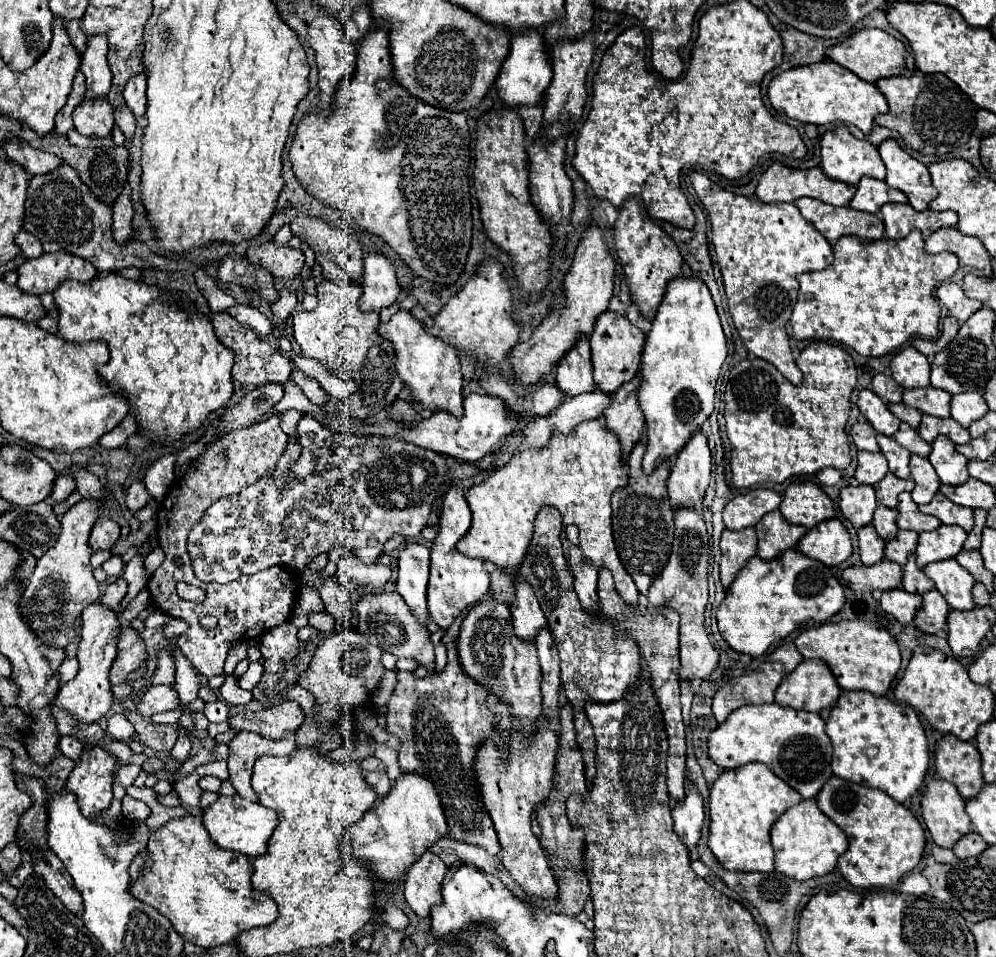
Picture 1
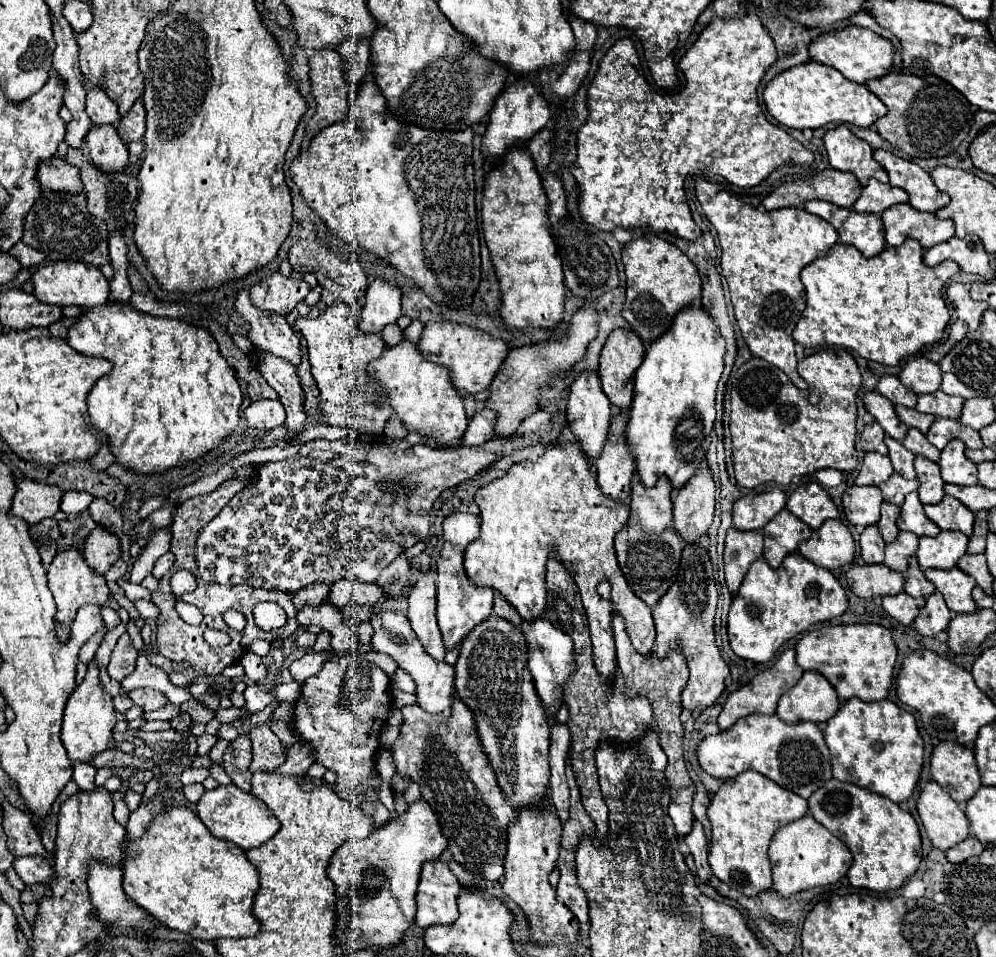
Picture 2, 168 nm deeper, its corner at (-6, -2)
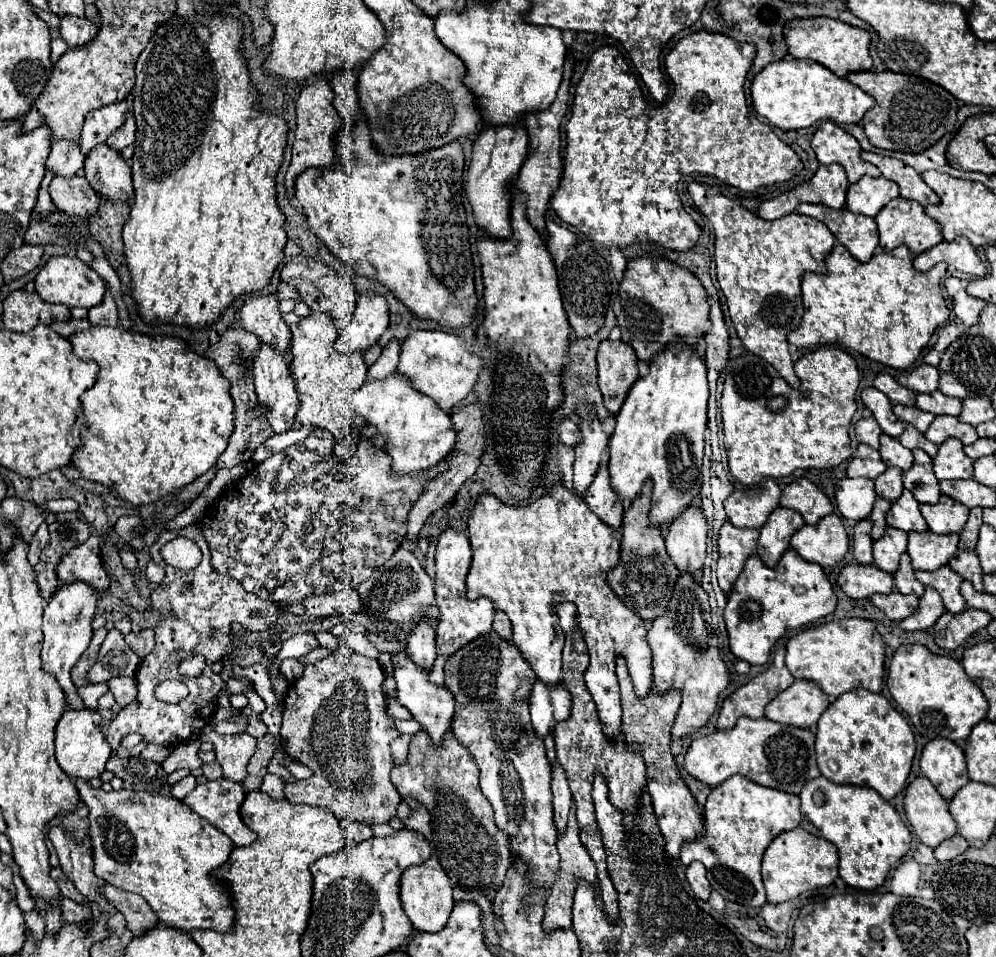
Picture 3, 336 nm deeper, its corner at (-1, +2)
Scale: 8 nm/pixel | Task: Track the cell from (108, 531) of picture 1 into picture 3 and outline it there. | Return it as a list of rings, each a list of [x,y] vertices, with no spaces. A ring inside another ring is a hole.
[[[91,534],[85,544],[73,548],[69,554],[63,556],[63,560],[57,566],[57,576],[61,584],[73,582],[73,580],[83,580],[91,584],[93,588],[107,590],[109,586],[109,576],[103,568],[101,562],[101,540]]]

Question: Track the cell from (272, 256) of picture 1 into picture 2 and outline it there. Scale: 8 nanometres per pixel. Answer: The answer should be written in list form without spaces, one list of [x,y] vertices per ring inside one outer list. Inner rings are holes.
[[[274,272],[260,284],[252,286],[250,300],[258,310],[266,314],[288,316],[306,298],[308,292],[310,286],[304,280],[296,276],[284,278],[280,272]]]

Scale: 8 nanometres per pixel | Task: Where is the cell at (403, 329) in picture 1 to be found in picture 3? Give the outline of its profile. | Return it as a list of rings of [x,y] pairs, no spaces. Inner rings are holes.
[[[397,370],[381,380],[365,380],[365,384],[351,396],[351,404],[357,414],[361,414],[369,424],[377,426],[385,436],[393,458],[395,476],[425,470],[441,462],[457,442],[451,412],[441,410],[433,398],[417,392],[411,380]]]

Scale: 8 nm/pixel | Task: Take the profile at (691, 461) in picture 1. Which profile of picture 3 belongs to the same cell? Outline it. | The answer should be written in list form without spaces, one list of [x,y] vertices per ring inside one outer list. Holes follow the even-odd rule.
[[[691,504],[681,516],[677,516],[665,536],[667,554],[675,560],[681,572],[695,572],[703,568],[707,542],[707,518],[703,508]]]

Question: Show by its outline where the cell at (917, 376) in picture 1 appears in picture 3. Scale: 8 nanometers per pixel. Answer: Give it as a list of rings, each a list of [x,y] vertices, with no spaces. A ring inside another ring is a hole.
[[[921,364],[905,372],[905,384],[913,392],[933,392],[937,390],[937,380],[939,380],[939,370],[929,364]]]

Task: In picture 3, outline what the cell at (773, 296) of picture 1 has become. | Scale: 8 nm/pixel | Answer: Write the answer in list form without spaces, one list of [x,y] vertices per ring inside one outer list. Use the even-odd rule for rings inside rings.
[[[691,182],[689,194],[695,202],[695,206],[701,210],[703,216],[709,218],[715,230],[715,264],[717,264],[717,280],[719,286],[727,298],[729,314],[733,320],[733,326],[737,330],[737,336],[741,338],[743,346],[753,352],[755,356],[767,360],[775,366],[775,370],[791,384],[793,388],[799,388],[799,378],[793,372],[793,362],[789,356],[789,344],[787,334],[795,330],[803,316],[803,304],[801,304],[801,274],[803,272],[823,272],[823,260],[827,252],[835,246],[835,236],[829,232],[829,228],[809,216],[803,214],[787,214],[777,220],[763,220],[757,214],[745,210],[743,206],[735,204],[727,196],[713,192],[709,184],[703,182]]]

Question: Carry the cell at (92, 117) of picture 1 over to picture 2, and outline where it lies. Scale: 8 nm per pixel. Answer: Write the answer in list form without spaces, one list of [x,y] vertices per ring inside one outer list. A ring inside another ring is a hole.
[[[92,126],[86,136],[86,146],[90,150],[90,162],[100,172],[116,174],[128,168],[128,148],[114,126]]]

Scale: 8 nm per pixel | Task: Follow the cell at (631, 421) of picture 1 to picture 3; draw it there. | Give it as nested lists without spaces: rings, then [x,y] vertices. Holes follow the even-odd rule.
[[[603,462],[595,474],[595,480],[585,492],[585,500],[593,512],[605,520],[605,524],[619,528],[621,518],[623,518],[623,504],[621,498],[615,494],[611,488],[611,474],[609,474],[609,464]]]

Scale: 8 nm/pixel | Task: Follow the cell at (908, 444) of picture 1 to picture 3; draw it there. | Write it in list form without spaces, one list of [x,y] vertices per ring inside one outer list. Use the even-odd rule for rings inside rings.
[[[911,424],[905,426],[905,432],[899,436],[899,442],[901,442],[905,448],[909,448],[909,450],[921,448],[921,450],[925,450],[931,458],[937,454],[937,446],[935,446],[933,442],[929,442],[929,440],[927,440],[919,430],[915,430]]]

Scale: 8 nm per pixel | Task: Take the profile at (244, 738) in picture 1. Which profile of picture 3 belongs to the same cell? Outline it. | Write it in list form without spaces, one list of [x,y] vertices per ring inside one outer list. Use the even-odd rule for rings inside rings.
[[[207,724],[199,733],[199,740],[212,742],[215,760],[223,768],[223,776],[233,782],[243,782],[247,772],[247,762],[253,752],[253,742],[247,732],[233,735],[219,735]]]

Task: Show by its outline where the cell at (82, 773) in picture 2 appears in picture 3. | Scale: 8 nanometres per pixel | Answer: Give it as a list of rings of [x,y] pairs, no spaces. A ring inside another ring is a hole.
[[[75,778],[75,786],[79,790],[79,798],[89,806],[89,836],[95,846],[95,874],[99,878],[121,890],[143,896],[165,926],[179,930],[231,932],[235,922],[233,898],[229,896],[227,886],[223,888],[223,882],[211,874],[227,860],[234,848],[228,836],[201,816],[193,814],[191,808],[187,808],[181,800],[163,796],[159,792],[103,792],[79,778]]]

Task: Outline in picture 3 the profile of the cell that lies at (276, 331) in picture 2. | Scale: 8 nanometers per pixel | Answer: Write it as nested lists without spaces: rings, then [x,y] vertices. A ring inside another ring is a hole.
[[[261,342],[257,352],[255,352],[255,360],[253,360],[253,374],[255,374],[255,392],[257,392],[257,400],[261,404],[271,406],[271,414],[267,416],[271,428],[275,432],[285,432],[293,426],[295,422],[295,414],[299,408],[299,396],[295,392],[295,380],[289,372],[289,362],[287,356],[281,354],[277,348],[273,348],[271,344]]]

